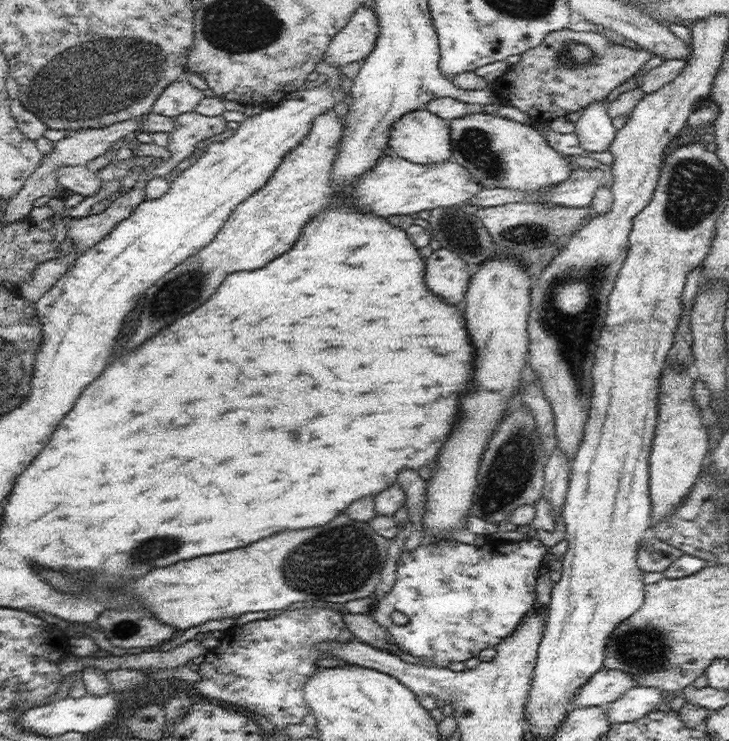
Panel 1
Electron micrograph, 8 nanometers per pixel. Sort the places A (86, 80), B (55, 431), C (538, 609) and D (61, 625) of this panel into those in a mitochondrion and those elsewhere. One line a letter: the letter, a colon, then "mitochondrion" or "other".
A: mitochondrion
B: other
C: other
D: other

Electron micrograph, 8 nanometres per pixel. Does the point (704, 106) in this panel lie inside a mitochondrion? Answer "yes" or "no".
no

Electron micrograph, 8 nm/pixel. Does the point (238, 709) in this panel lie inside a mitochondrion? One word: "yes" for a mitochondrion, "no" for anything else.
no

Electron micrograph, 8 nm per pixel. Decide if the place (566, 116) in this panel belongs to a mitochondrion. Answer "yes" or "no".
no

